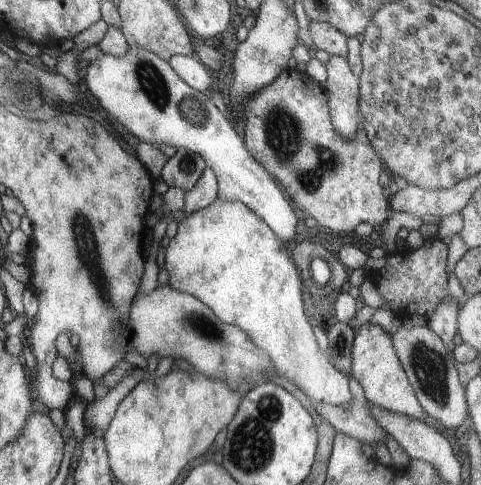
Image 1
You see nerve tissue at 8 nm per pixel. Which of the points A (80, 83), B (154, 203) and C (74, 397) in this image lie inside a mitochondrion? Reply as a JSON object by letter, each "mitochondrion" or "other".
{"A":"other","B":"other","C":"other"}

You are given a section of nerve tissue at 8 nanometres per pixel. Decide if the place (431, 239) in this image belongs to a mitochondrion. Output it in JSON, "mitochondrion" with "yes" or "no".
{"mitochondrion":"no"}

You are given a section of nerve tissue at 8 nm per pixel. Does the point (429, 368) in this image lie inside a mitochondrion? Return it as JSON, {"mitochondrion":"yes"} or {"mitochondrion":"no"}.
{"mitochondrion":"yes"}

